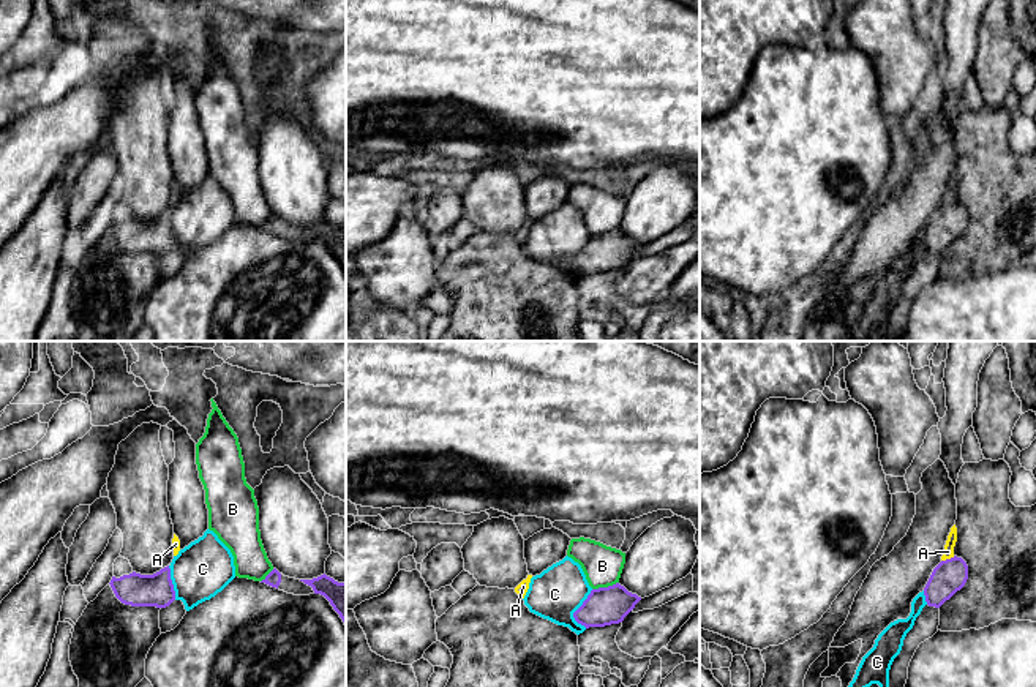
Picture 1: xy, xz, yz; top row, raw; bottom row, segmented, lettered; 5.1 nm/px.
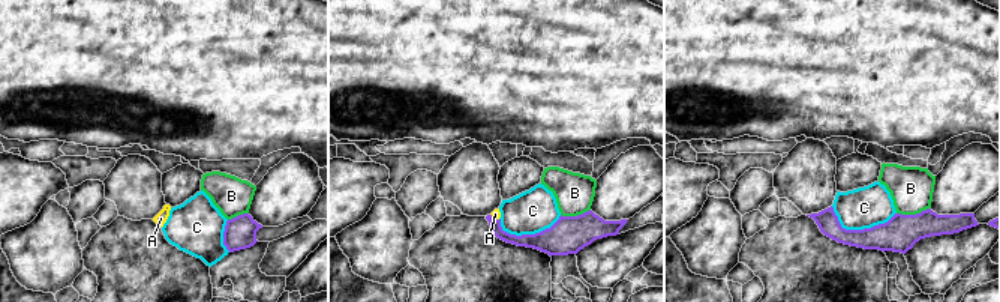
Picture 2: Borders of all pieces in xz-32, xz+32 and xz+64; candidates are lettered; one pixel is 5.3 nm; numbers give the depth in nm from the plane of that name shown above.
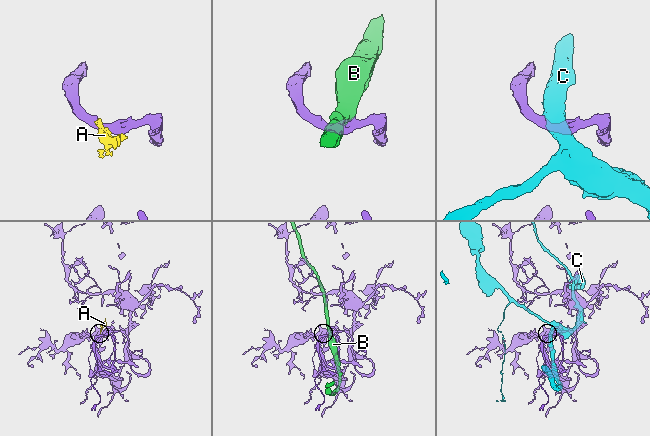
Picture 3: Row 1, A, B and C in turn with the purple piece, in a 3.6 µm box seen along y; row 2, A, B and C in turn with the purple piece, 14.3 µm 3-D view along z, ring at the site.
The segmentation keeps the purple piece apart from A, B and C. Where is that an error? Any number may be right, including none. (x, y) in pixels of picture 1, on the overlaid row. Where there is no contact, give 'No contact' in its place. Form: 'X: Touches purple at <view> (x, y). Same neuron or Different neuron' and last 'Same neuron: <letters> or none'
A: Touches purple at yz (948, 559). Same neuron
B: Touches purple at xz (605, 588). Different neuron
C: Touches purple at xz (577, 610). Different neuron
Same neuron: A

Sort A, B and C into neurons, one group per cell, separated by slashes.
A / B / C

